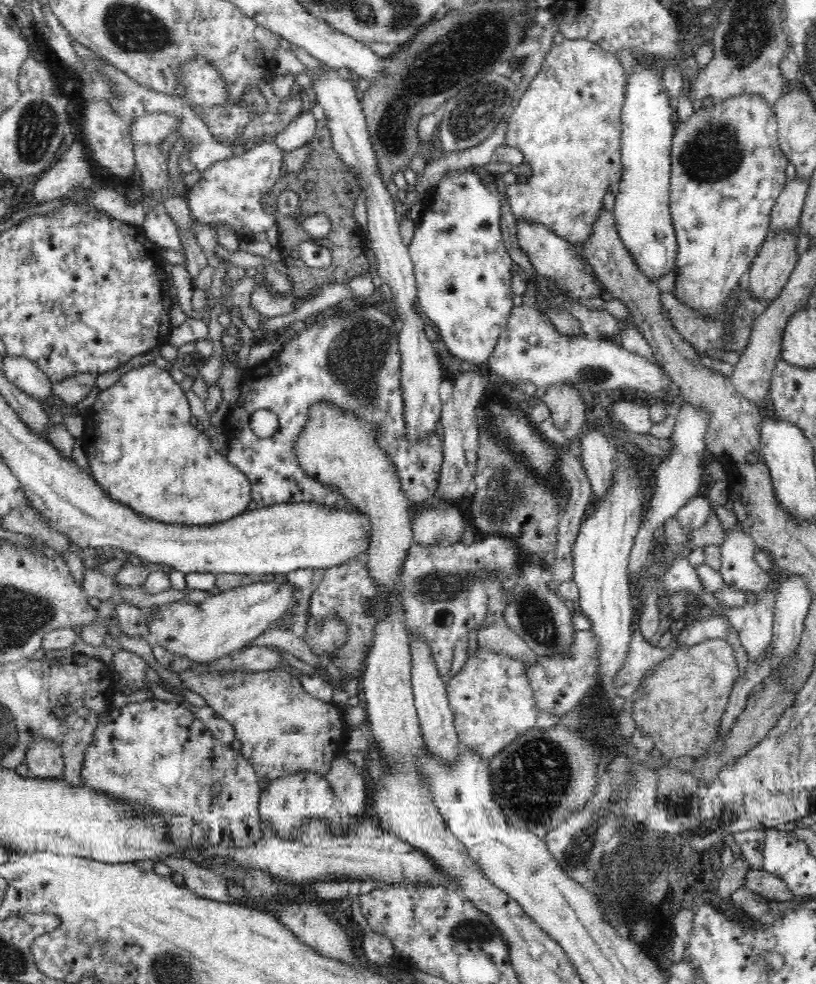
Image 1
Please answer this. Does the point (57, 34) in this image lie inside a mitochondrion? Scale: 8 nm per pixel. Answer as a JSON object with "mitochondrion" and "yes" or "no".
{"mitochondrion":"no"}

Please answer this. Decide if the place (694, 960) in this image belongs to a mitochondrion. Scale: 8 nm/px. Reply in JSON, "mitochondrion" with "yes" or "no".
{"mitochondrion":"no"}

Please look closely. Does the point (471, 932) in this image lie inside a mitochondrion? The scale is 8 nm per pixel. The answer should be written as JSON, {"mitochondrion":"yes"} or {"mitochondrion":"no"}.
{"mitochondrion":"yes"}

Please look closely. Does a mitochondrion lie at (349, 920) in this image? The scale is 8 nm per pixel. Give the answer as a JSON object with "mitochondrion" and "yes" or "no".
{"mitochondrion":"no"}

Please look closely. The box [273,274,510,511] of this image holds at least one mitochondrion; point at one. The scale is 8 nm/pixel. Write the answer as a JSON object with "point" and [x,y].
{"point":[355,359]}

